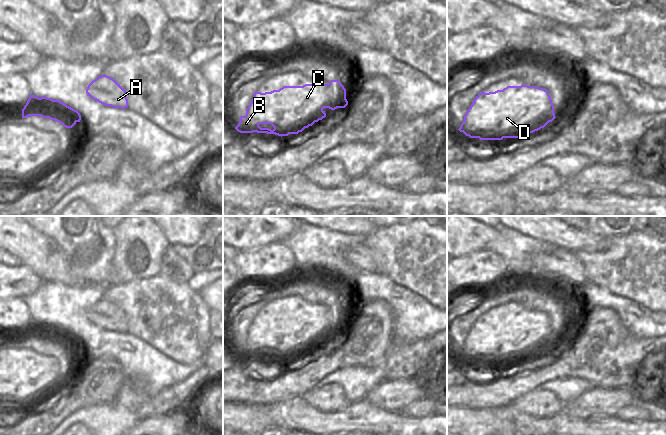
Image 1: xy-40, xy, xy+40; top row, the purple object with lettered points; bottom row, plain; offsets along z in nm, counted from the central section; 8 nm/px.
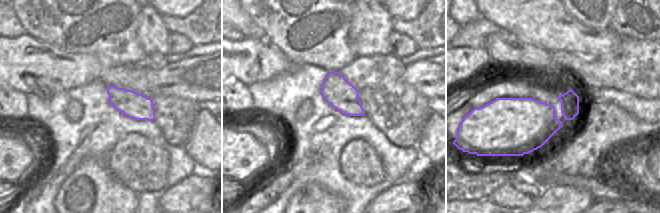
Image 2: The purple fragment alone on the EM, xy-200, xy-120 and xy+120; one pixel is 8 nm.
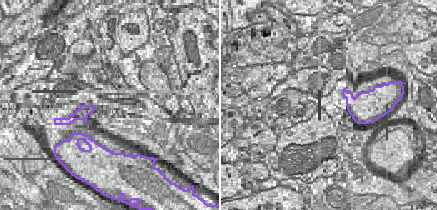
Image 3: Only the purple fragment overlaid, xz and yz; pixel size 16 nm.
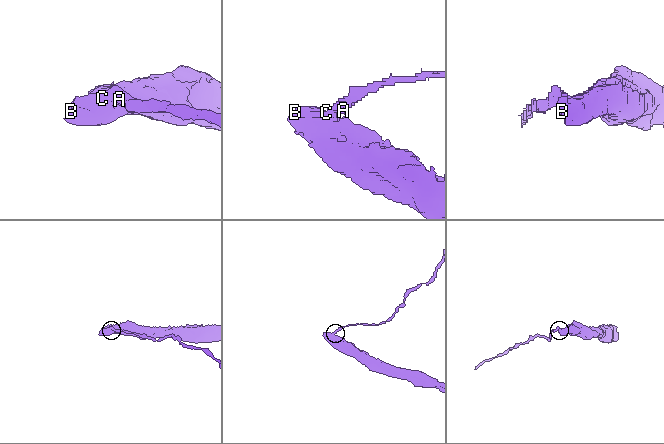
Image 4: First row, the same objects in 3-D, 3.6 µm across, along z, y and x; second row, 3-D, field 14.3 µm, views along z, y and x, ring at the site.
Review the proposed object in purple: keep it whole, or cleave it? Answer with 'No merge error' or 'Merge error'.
Merge error

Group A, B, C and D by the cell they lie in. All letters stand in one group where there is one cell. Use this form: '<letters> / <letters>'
A / B C D

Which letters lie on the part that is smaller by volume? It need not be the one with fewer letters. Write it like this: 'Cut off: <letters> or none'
Cut off: A

